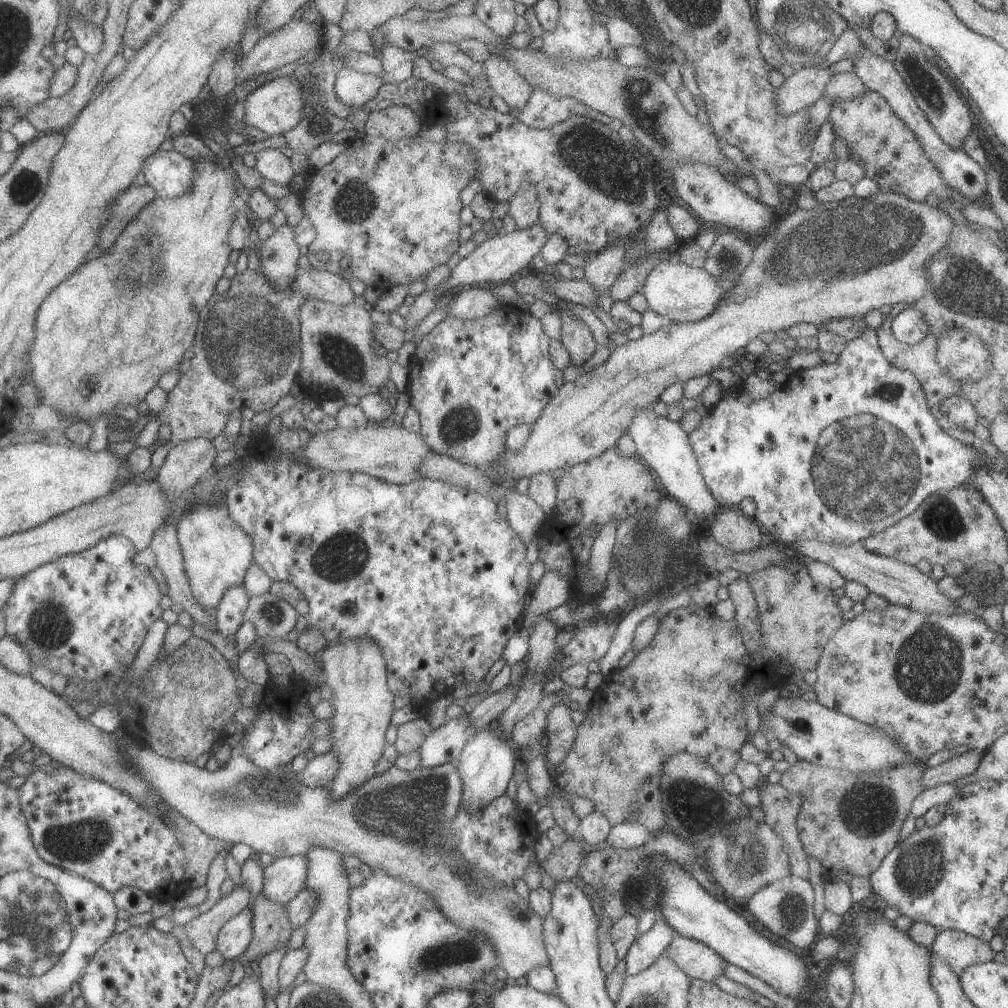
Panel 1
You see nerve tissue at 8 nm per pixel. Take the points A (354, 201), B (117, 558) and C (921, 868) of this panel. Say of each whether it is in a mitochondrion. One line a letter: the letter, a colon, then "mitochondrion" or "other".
A: mitochondrion
B: other
C: mitochondrion

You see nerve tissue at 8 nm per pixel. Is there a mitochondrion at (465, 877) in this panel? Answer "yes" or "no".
yes

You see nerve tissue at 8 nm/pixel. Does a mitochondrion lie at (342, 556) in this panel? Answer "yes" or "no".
yes

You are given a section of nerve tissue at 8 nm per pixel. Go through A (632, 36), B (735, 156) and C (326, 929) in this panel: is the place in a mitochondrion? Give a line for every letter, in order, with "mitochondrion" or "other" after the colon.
A: other
B: other
C: other

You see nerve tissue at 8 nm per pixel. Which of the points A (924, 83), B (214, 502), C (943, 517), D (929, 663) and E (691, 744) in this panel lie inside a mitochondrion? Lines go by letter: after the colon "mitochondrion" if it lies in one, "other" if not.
A: mitochondrion
B: other
C: mitochondrion
D: mitochondrion
E: other

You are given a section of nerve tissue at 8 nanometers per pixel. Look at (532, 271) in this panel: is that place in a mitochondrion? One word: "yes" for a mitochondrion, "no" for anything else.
no

